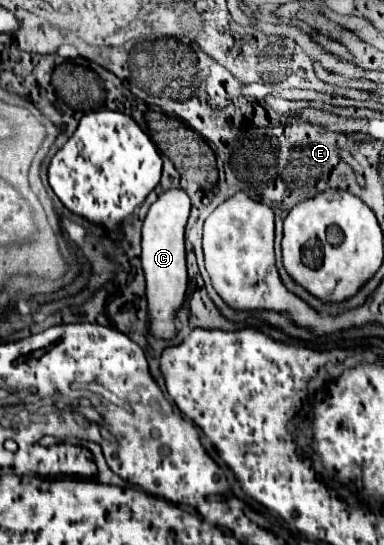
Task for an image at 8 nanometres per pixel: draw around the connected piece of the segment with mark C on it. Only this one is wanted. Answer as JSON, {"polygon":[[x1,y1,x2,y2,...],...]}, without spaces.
{"polygon":[[183,188,165,190,157,202,151,204,143,220,143,272,147,280,147,300,149,300,149,318,151,332,159,338,171,338,177,328,173,324,175,312,183,304,187,290,187,266,185,266,185,244,183,232,191,212,191,198]]}

